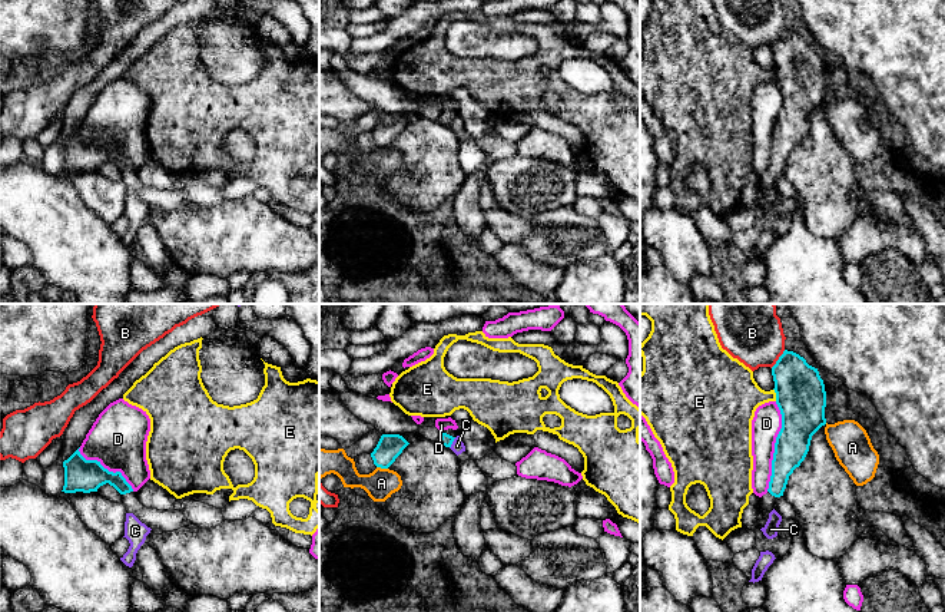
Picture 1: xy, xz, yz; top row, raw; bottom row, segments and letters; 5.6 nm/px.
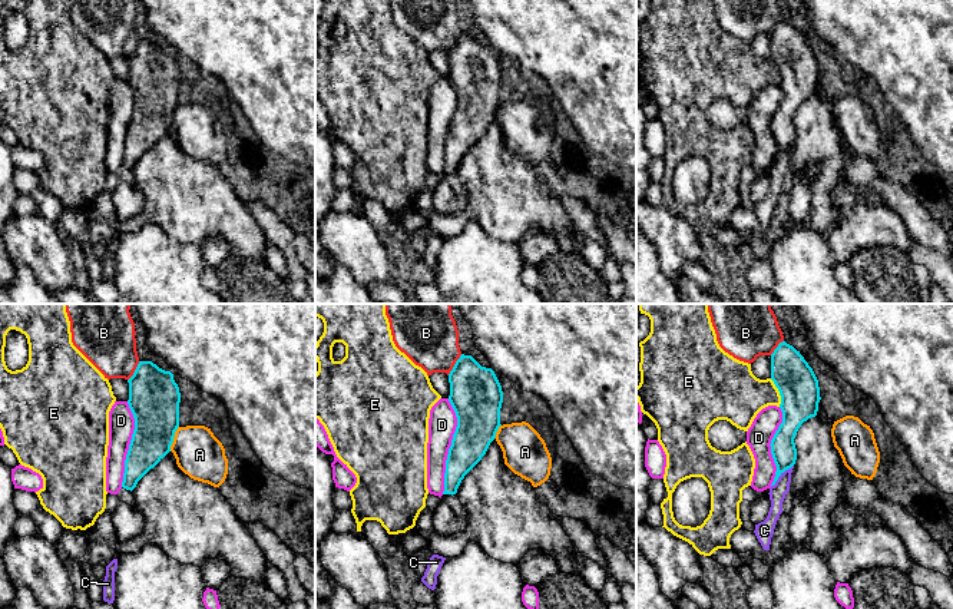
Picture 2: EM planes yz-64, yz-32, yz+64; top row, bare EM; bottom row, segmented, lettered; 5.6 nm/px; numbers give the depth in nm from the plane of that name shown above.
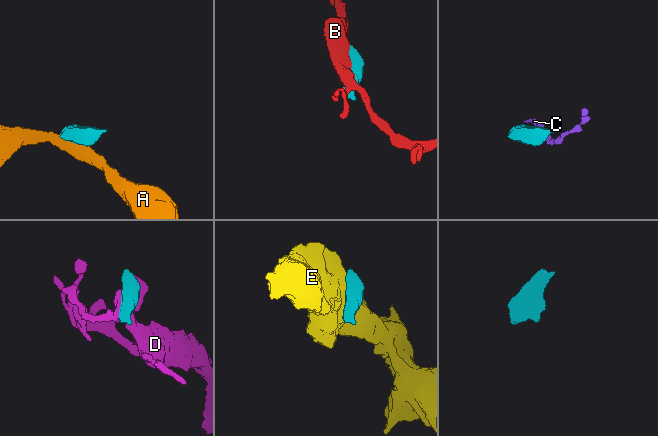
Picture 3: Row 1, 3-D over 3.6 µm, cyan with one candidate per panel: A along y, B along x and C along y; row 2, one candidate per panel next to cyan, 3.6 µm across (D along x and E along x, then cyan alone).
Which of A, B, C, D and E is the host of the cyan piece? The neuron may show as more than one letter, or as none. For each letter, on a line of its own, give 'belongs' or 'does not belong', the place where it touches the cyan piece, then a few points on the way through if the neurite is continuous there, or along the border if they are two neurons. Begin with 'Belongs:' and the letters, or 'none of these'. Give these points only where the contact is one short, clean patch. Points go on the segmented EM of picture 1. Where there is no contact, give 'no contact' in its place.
Belongs: none of these
A: does not belong; meets cyan in xz at (383, 467)
B: does not belong; meets cyan in yz at (779, 359)
C: does not belong; meets cyan in xz at (451, 443); border along xz (456, 437), (450, 447)
D: does not belong; meets cyan in yz at (775, 446)
E: does not belong; meets cyan in yz at (776, 394)

